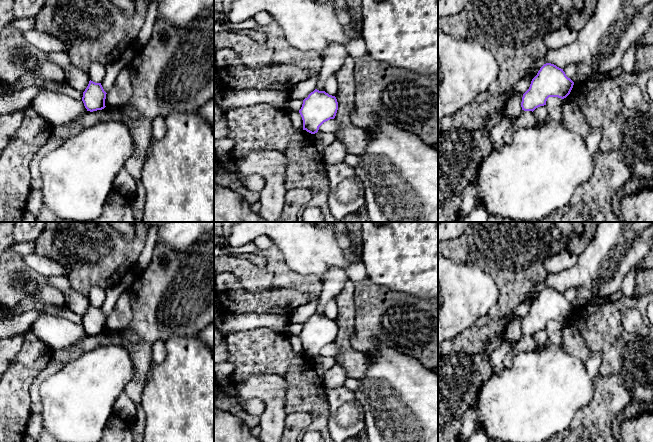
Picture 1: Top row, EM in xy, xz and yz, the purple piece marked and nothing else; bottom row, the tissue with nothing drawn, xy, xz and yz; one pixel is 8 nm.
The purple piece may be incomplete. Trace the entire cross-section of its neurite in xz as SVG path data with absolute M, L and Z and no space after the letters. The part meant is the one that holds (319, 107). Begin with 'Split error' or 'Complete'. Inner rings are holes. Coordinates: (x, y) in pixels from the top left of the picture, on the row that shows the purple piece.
Complete. M315 89L303 100L299 110L303 120L303 130L311 134L317 133L324 122L335 118L337 110L338 102L335 96Z

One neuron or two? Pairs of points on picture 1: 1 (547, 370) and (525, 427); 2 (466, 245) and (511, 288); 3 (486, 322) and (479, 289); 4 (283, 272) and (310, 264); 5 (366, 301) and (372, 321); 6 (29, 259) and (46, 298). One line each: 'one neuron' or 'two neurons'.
1: one neuron
2: one neuron
3: two neurons
4: two neurons
5: one neuron
6: two neurons

